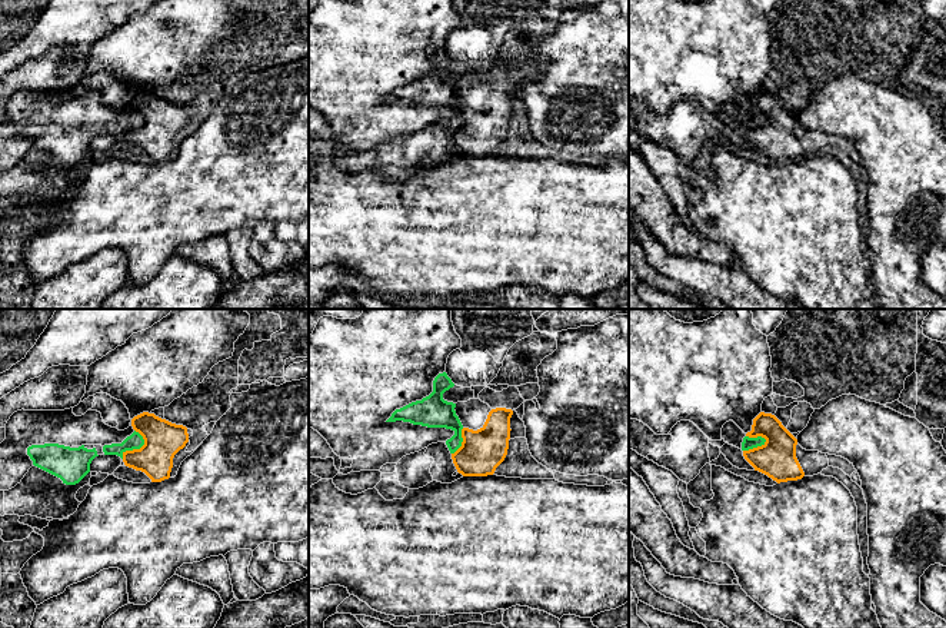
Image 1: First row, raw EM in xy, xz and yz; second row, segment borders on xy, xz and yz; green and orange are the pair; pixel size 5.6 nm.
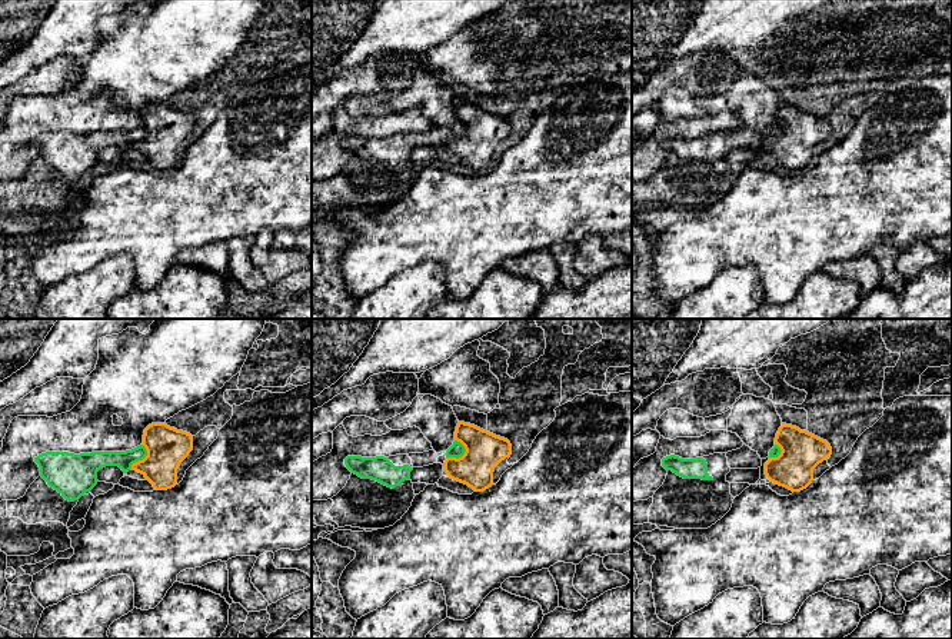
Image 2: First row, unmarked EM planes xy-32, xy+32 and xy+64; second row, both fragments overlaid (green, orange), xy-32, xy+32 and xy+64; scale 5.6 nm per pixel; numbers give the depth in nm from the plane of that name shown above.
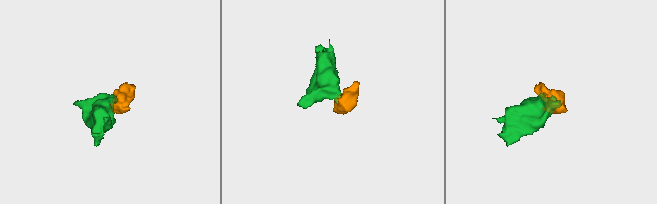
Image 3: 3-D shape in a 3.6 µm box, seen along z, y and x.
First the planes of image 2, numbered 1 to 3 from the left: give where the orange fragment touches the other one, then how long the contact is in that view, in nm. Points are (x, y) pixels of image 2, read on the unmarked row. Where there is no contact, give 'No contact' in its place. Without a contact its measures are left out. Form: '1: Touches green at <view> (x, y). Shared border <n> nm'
1: Touches green at xy-32 (142, 139). Shared border 170 nm
2: Touches green at xy+32 (458, 137). Shared border 130 nm
3: Touches green at xy+64 (779, 133). Shared border 100 nm

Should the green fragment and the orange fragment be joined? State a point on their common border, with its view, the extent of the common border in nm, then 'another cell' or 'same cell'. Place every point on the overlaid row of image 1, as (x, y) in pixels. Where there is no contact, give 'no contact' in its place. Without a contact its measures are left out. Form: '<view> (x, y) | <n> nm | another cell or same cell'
yz (755, 447) | 150 nm | another cell

